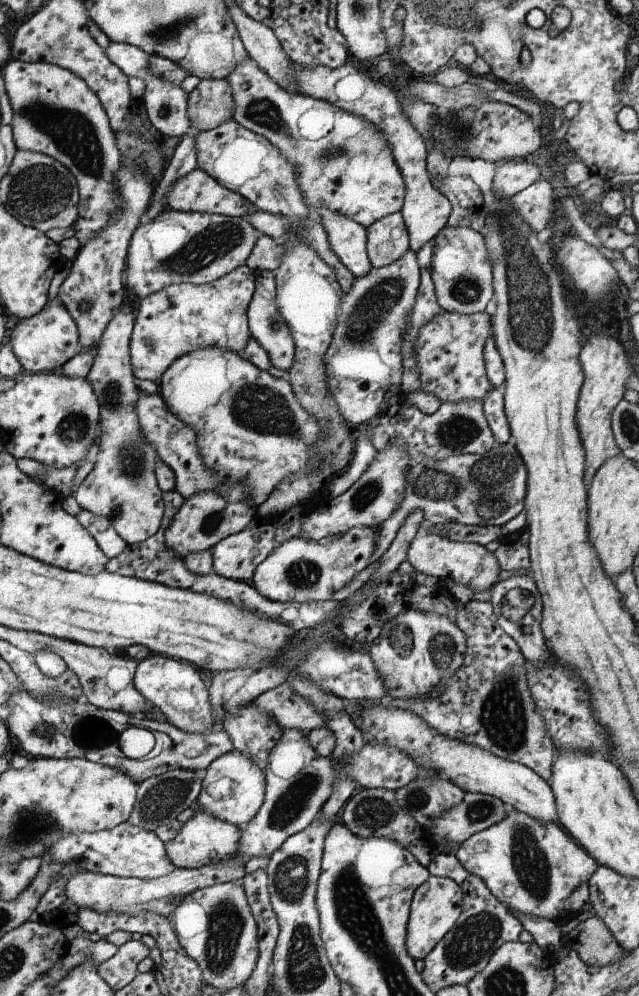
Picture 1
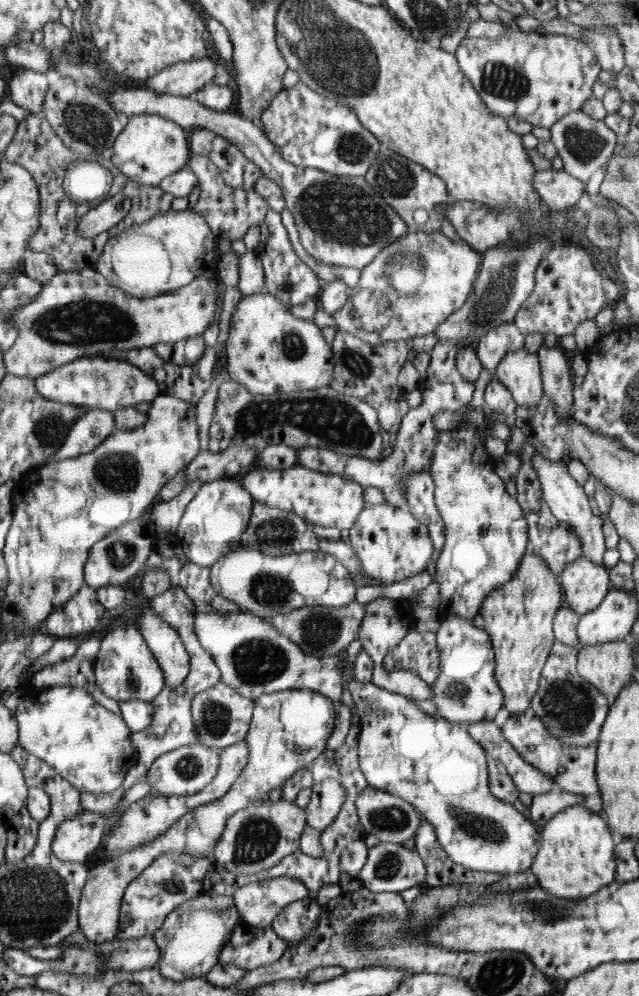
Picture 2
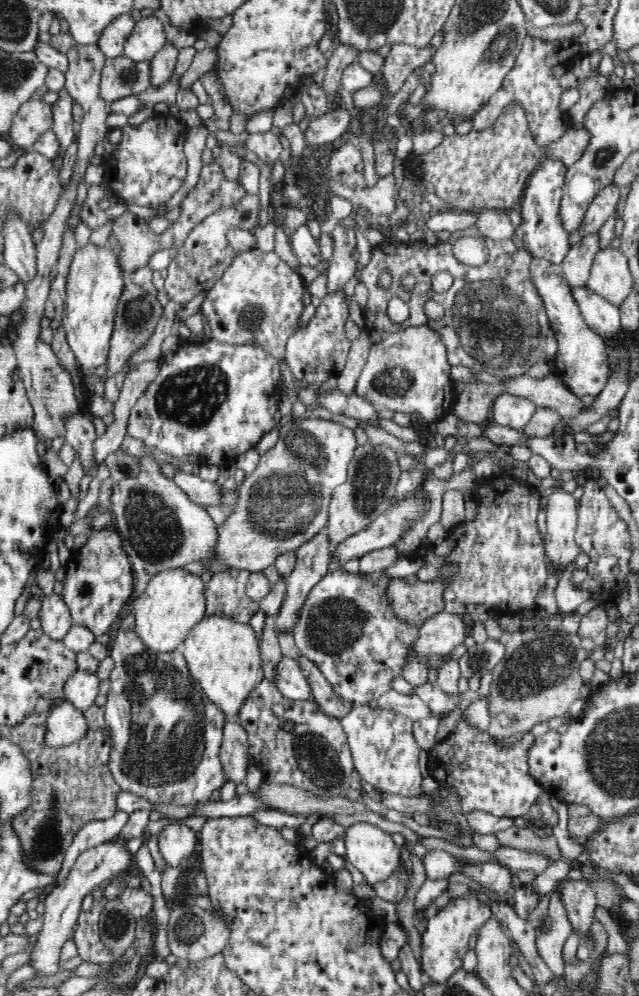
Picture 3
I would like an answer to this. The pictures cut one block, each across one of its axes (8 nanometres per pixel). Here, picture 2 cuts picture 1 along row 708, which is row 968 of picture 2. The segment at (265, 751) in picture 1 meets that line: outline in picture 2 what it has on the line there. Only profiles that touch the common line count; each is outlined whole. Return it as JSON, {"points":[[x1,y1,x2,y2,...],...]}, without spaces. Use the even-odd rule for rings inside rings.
{"points":[[240,921,221,953,220,963,252,970,276,963,287,950,287,943,269,927,254,927]]}

